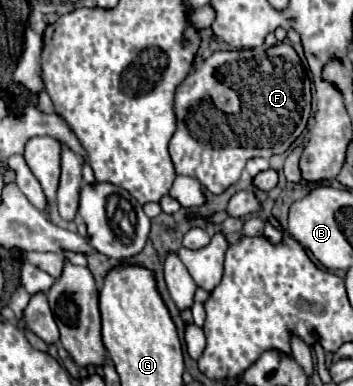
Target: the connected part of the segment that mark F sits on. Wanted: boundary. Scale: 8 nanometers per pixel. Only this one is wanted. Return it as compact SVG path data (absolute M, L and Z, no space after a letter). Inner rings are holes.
M278 42L272 48L252 48L252 50L216 50L204 58L196 70L192 70L184 82L176 88L174 96L174 114L176 114L176 132L170 140L170 156L180 176L192 176L200 180L202 188L212 194L222 194L234 182L238 182L246 162L254 156L270 158L274 154L286 152L292 142L304 132L310 118L310 78L302 66L298 54L288 42ZM214 82L222 82L234 90L240 98L240 112L236 116L198 116L198 102L210 100L214 104Z

